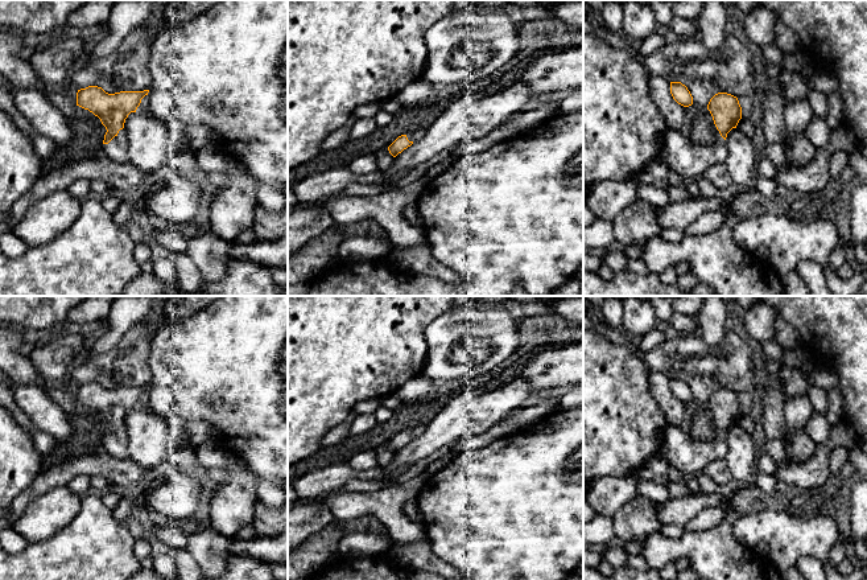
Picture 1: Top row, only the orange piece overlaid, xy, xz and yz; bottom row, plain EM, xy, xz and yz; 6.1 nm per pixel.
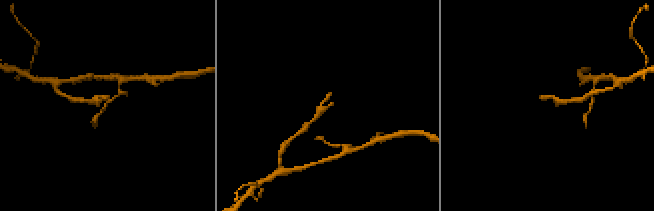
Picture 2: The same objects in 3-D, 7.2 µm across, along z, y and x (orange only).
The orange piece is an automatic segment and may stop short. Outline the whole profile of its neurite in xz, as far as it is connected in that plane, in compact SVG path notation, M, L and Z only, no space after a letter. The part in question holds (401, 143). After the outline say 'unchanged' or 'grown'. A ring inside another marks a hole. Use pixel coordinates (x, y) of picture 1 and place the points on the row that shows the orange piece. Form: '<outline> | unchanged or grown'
M417 128L414 131L408 132L406 135L399 136L389 147L389 153L396 157L404 149L410 147L414 141L417 141L424 133L425 128Z | grown

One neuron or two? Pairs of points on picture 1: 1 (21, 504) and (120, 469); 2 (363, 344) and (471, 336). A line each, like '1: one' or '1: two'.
1: one
2: two

